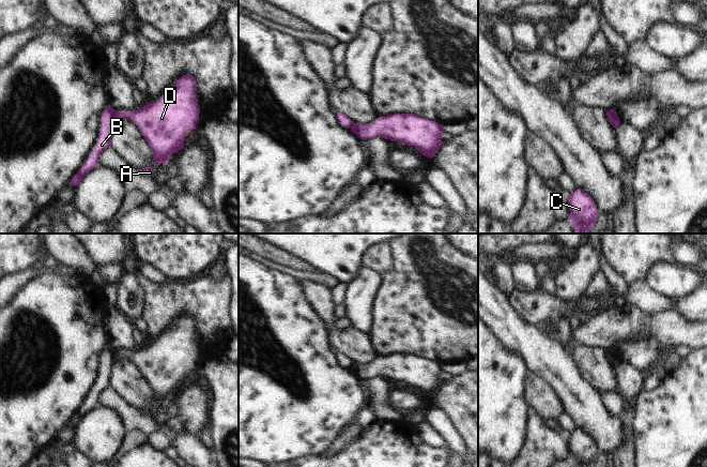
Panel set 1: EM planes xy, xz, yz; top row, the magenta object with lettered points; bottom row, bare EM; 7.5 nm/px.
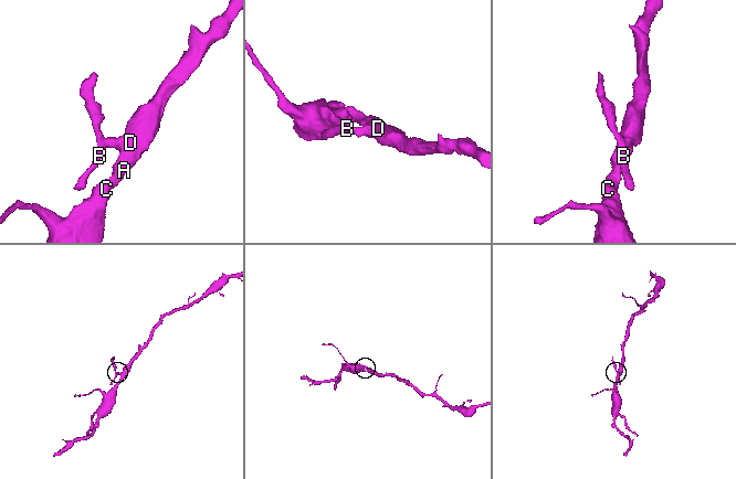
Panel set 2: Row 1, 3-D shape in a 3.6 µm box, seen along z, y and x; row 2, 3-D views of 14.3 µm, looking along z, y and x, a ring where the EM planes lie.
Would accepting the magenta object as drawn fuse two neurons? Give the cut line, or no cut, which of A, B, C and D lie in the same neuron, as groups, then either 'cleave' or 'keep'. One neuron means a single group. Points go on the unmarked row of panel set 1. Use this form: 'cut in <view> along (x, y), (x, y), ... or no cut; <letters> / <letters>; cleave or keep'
cut in xy along (116, 351), (114, 358); A C D / B; cleave

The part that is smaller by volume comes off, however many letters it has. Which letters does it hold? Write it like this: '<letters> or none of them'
B

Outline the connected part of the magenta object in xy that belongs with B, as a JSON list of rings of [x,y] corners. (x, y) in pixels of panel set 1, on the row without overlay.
[[[109,345],[102,352],[99,376],[96,381],[96,387],[91,394],[88,395],[88,401],[79,408],[77,413],[72,418],[70,423],[77,426],[87,413],[98,406],[99,394],[109,386],[111,386],[111,373],[114,364],[116,350]]]

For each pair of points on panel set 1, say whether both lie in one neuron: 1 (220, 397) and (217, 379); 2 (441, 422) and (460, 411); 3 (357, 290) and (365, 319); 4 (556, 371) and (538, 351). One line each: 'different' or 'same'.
1: same
2: different
3: same
4: same

